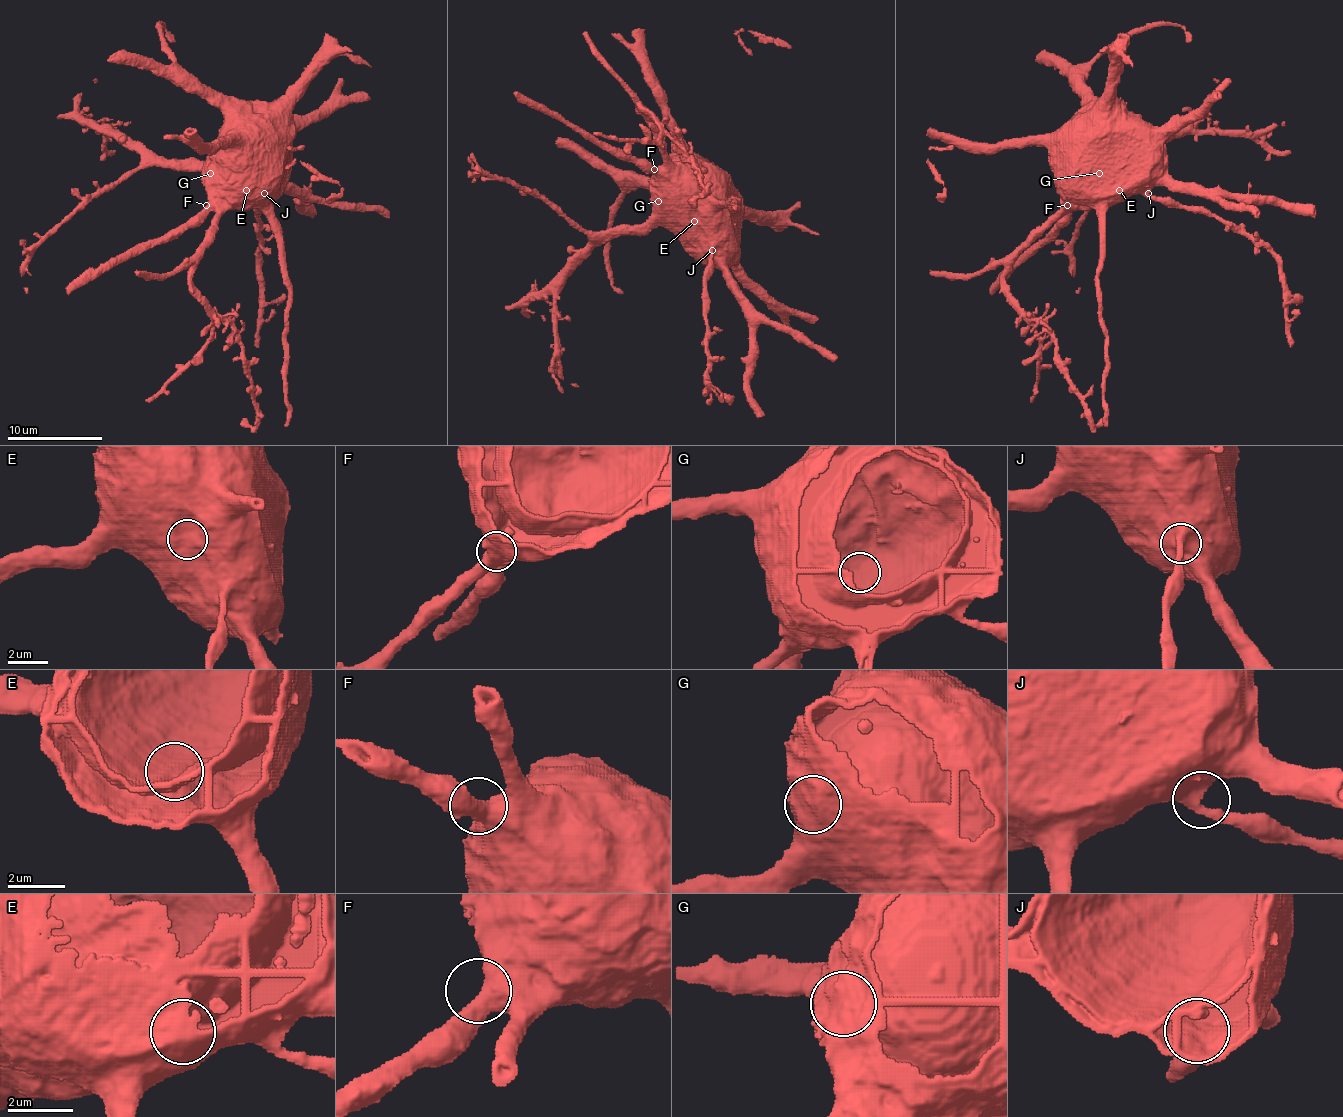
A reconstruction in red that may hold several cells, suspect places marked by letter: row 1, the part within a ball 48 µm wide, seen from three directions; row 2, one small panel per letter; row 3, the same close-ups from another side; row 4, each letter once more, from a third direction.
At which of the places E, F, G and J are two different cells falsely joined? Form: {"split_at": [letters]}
{"split_at": []}

